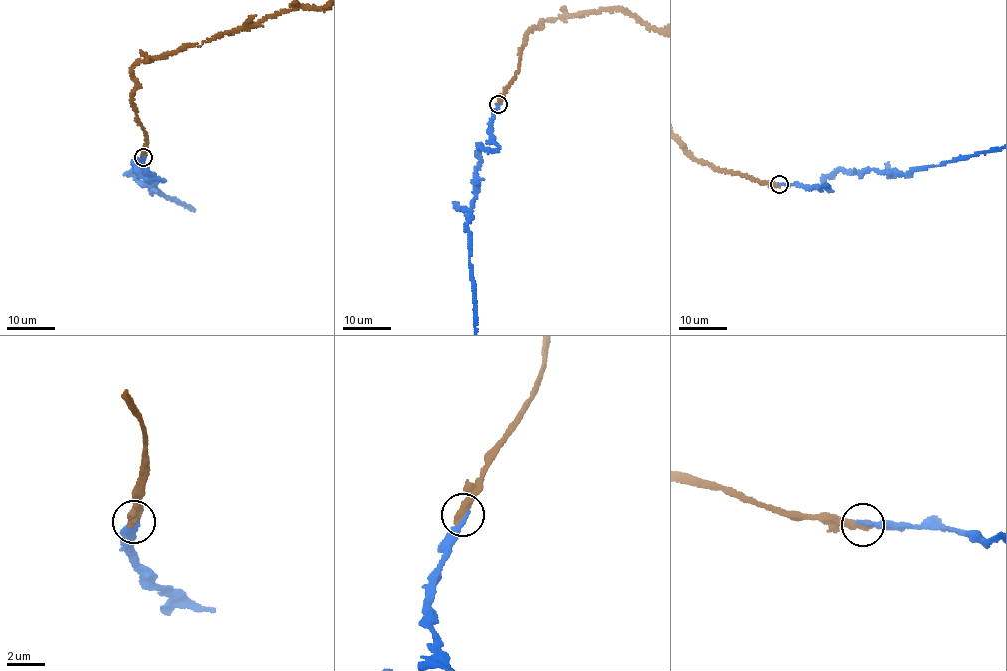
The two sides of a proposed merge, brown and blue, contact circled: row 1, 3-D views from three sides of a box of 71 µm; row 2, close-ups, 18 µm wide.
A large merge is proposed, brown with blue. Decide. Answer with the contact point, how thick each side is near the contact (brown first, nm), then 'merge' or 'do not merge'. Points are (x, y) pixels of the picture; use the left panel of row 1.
place (143, 157); calibres 500 and 260 nm; merge

